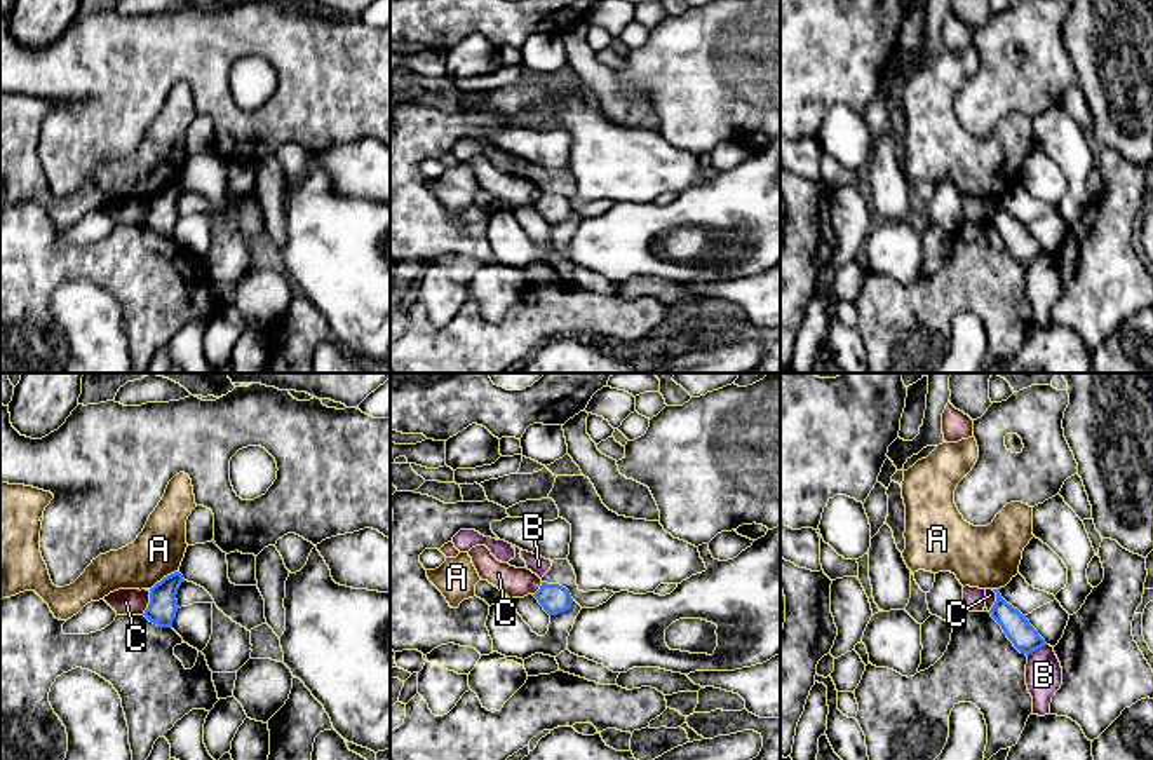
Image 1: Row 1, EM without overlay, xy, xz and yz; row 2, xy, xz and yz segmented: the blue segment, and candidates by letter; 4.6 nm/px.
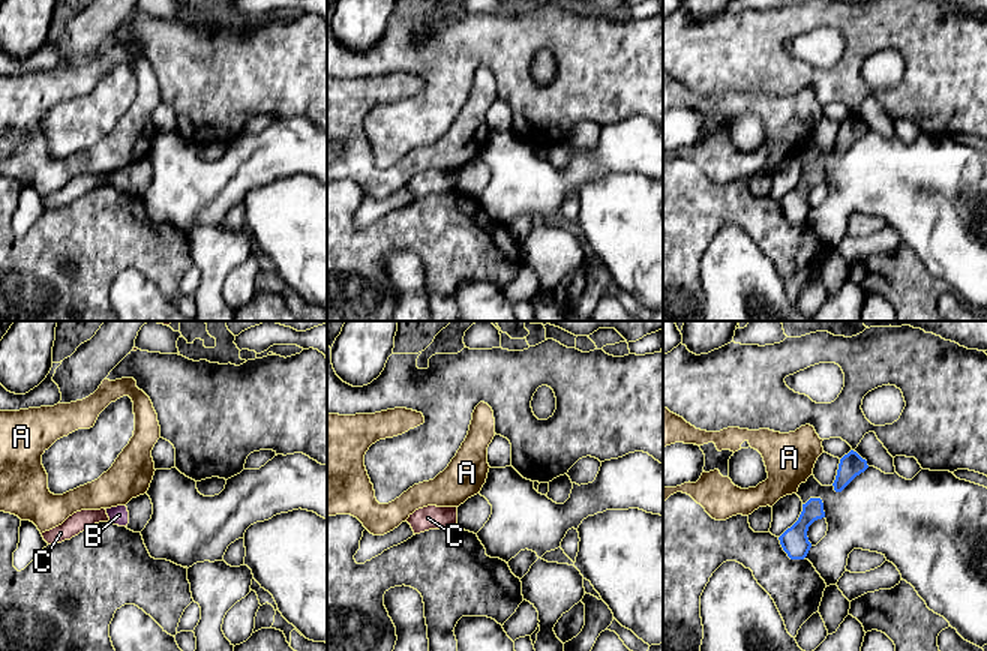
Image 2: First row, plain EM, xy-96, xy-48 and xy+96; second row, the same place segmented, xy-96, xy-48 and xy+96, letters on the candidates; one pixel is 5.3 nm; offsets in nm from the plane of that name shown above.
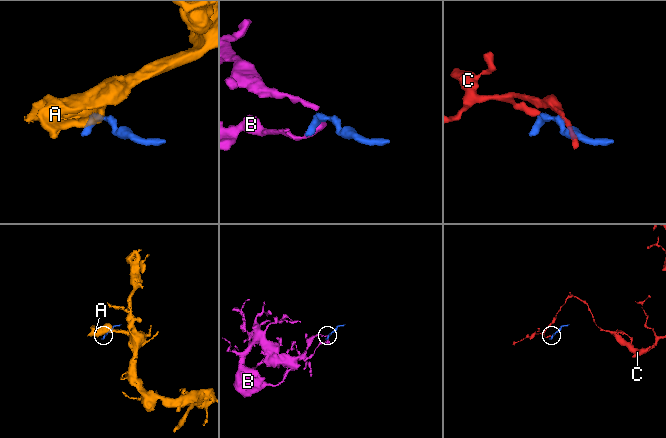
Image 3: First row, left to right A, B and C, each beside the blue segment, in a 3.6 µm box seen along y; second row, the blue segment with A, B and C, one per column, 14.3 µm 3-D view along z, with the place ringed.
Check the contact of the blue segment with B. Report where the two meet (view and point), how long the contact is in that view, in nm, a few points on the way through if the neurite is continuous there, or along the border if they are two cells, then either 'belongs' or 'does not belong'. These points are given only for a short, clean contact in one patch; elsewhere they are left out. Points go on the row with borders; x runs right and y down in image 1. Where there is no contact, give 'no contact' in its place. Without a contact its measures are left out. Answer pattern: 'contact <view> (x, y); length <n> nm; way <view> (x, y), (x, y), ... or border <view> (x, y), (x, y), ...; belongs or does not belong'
contact yz (1037, 649); length 110 nm; border yz (1045, 644), (1028, 656); does not belong

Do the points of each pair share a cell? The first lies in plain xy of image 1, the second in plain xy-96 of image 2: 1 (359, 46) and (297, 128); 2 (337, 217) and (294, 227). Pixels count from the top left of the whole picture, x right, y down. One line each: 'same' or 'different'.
1: different
2: same

